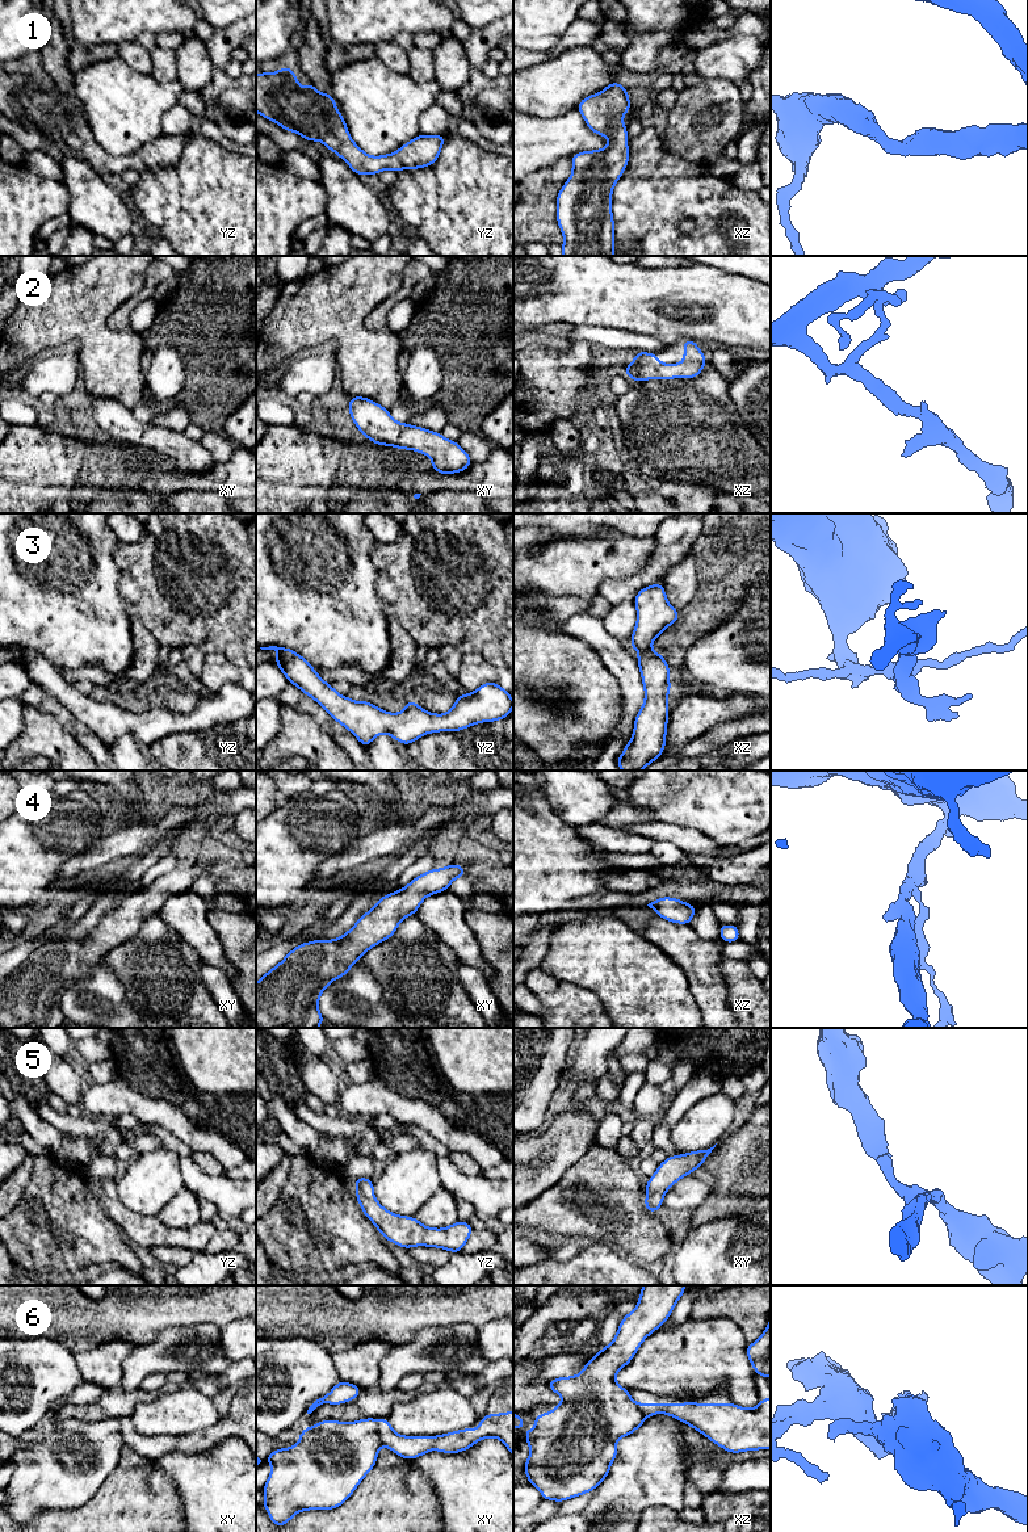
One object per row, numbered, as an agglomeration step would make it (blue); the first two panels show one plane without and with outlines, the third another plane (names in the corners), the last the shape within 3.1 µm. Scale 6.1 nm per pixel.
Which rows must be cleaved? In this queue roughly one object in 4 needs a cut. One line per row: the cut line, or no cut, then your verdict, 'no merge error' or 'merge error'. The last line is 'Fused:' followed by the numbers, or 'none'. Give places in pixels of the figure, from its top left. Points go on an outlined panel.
1: cut none; no merge error
2: cut none; no merge error
3: cut none; no merge error
4: cut none; no merge error
5: cut none; no merge error
6: cut xy (376, 1421), (378, 1438), (382, 1444); merge error
Fused: 6

